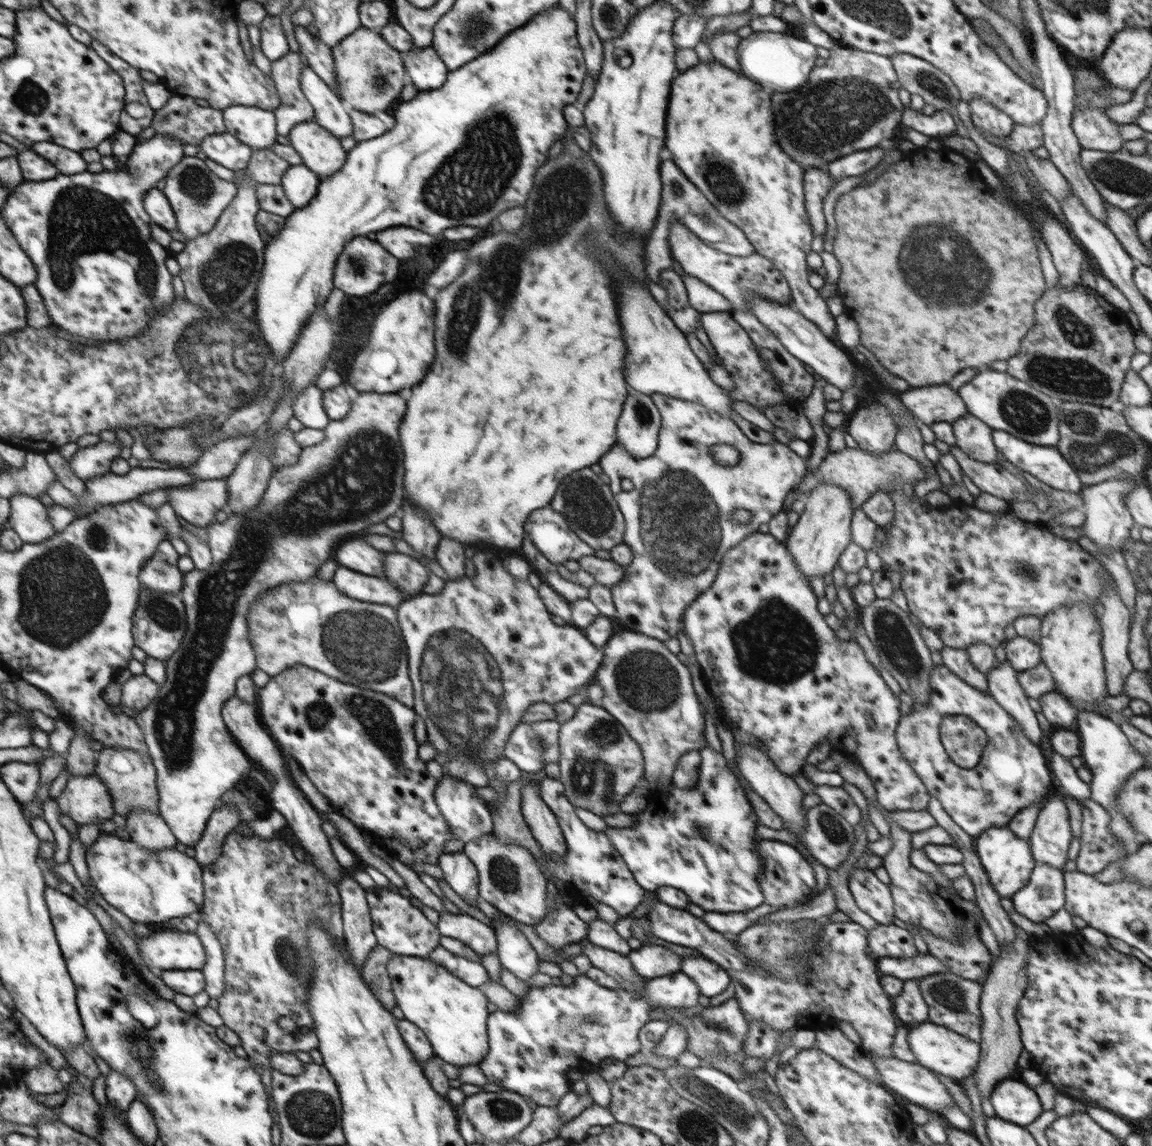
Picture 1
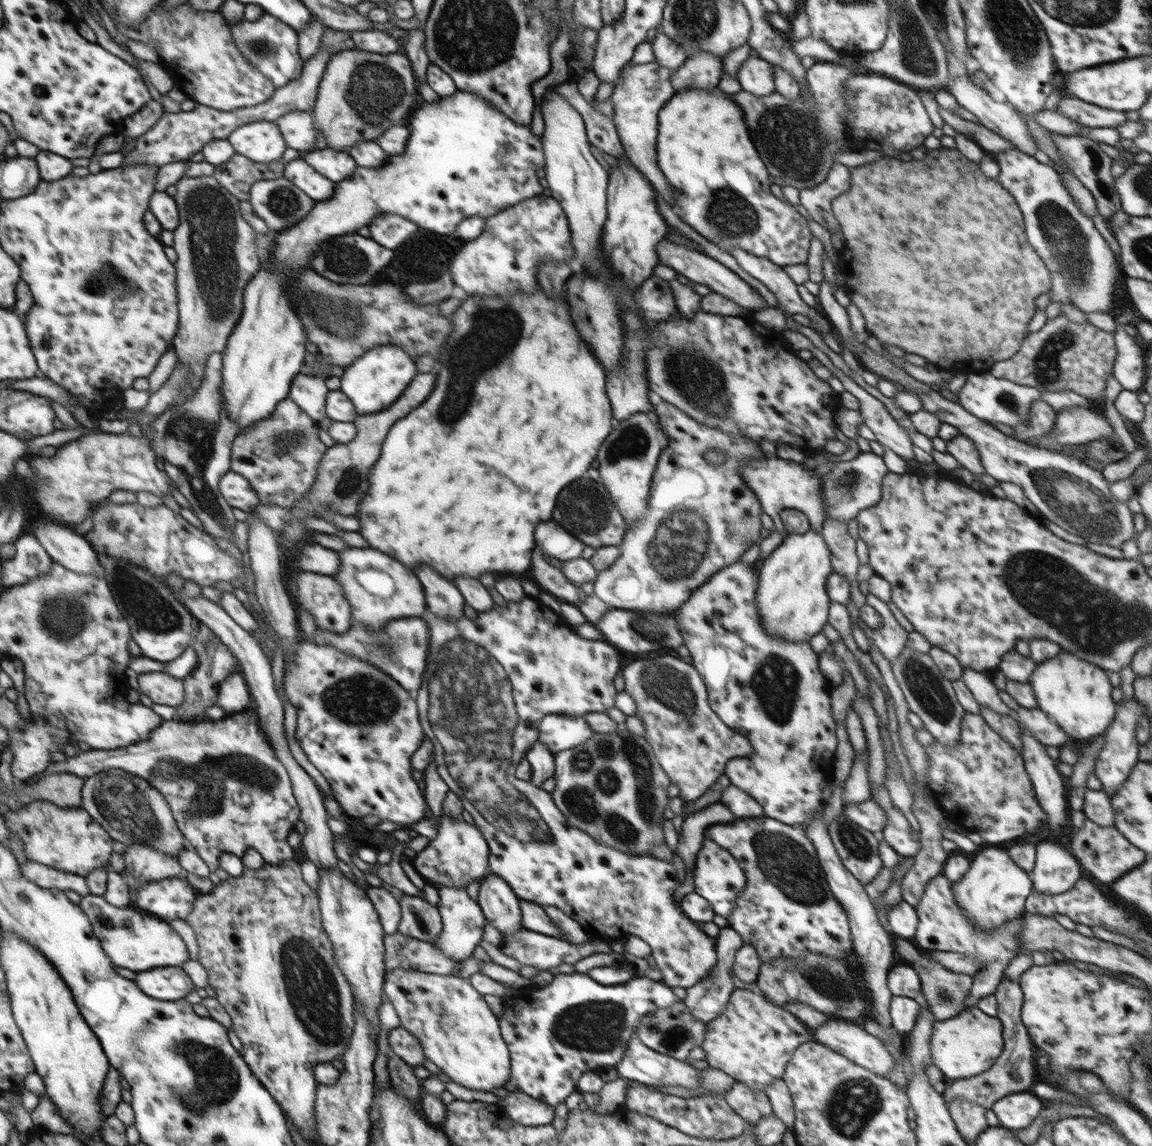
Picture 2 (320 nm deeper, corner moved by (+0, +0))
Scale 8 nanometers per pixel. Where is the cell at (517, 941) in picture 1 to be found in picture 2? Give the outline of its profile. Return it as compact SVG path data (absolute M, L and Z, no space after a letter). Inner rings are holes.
M490 872L482 878L477 902L486 922L503 936L524 930L520 900L501 876Z

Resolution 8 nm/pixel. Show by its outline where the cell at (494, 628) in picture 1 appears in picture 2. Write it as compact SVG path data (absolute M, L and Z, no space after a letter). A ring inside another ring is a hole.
M525 596L522 600L506 600L506 607L493 604L489 611L478 611L478 617L474 621L463 615L457 620L445 620L438 618L430 609L426 609L419 617L426 621L429 628L429 656L424 674L422 674L422 684L415 693L415 699L419 710L419 721L421 722L425 736L434 743L435 763L437 772L441 779L448 785L449 790L455 792L462 801L462 807L469 812L474 819L476 827L483 833L483 837L489 846L489 868L490 872L501 876L504 882L512 888L516 897L520 900L532 902L541 906L554 906L560 909L568 917L575 919L583 930L596 940L606 941L612 939L626 939L629 935L639 936L650 945L652 956L658 968L662 971L661 981L674 988L690 988L703 978L711 976L711 970L718 964L718 956L715 952L714 938L709 937L703 930L700 930L694 922L690 921L682 912L681 906L676 906L673 898L675 888L682 884L683 878L676 874L676 867L670 862L657 859L652 855L644 854L624 854L623 851L614 850L611 846L606 846L602 842L596 842L590 834L572 826L564 813L558 810L551 793L542 790L542 787L532 784L532 781L519 779L515 775L515 770L519 762L525 758L527 750L539 740L539 726L542 718L547 714L569 714L585 715L588 712L603 712L614 708L614 698L616 698L616 688L614 678L621 673L620 670L620 650L612 646L606 640L588 640L580 637L570 626L570 624L560 615L555 613L536 598Z

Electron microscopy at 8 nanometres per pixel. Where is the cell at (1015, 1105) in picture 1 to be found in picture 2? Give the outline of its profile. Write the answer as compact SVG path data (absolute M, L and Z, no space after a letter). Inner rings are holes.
M1031 1090L1015 1092L997 1100L991 1108L999 1124L1010 1130L1028 1128L1042 1110L1042 1102Z

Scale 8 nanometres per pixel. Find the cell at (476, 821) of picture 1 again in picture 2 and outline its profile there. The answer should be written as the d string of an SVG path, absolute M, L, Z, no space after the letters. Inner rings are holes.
M441 816L437 835L427 847L417 852L412 865L427 883L435 886L467 888L473 881L482 880L490 873L489 856L488 843L475 824L468 824L462 818Z

